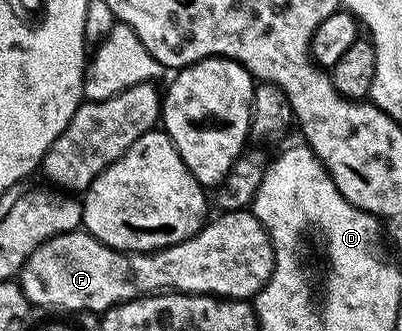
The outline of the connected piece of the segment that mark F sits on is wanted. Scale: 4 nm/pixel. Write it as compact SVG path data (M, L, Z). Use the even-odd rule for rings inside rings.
M251 210L225 211L217 216L186 241L151 253L115 251L83 229L62 233L30 253L18 282L29 304L61 307L64 311L103 313L119 303L169 291L251 300L272 275L274 253L270 237Z

